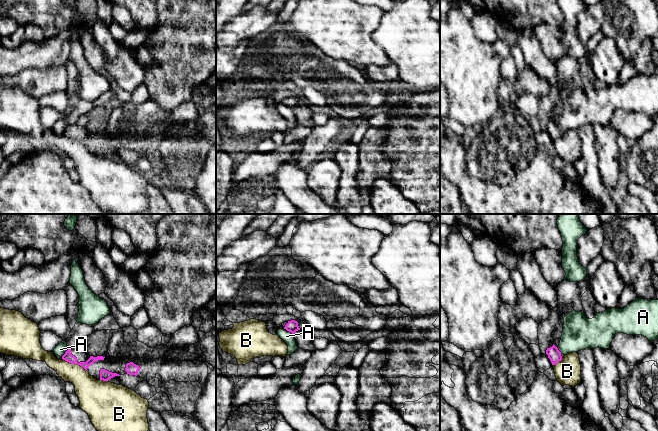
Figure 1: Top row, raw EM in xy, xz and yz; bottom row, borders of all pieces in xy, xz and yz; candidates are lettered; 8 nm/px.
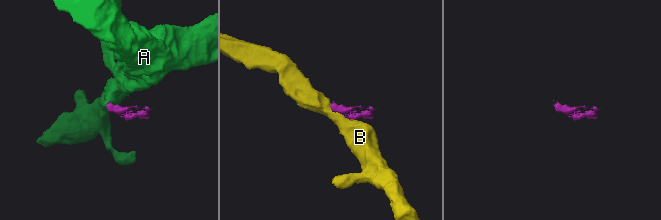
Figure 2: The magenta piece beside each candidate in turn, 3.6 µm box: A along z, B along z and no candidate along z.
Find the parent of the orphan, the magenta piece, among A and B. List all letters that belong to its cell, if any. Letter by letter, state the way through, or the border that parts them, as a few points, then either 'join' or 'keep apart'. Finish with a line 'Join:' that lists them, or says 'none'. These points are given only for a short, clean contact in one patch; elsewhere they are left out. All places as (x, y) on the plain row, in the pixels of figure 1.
A: border xz (284, 104), (292, 110); keep apart
B: border xy (62, 134), (71, 139), (79, 140), (87, 147); keep apart
Join: none

